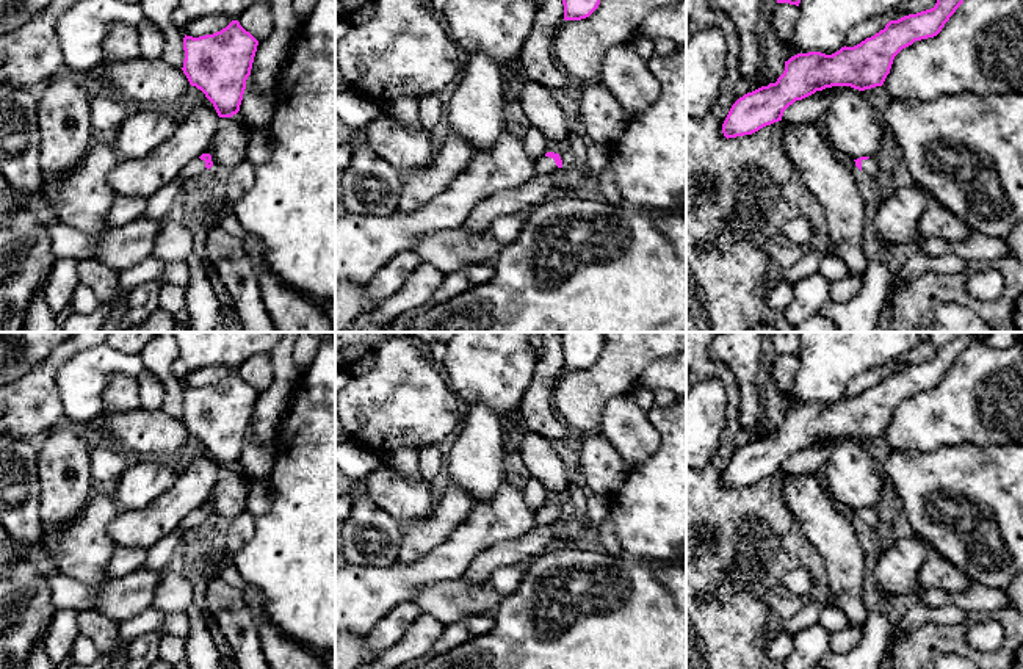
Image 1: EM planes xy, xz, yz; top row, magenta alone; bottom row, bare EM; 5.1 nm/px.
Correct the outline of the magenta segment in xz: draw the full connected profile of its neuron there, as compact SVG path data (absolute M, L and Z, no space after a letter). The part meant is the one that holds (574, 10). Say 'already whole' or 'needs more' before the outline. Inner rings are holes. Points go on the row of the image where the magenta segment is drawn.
already whole | M562 0L564 20L581 20L589 17L600 5L600 0Z

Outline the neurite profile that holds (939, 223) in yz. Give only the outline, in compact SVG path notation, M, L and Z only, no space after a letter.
M929 199L918 219L916 235L942 241L963 241L971 235L971 229L935 199Z

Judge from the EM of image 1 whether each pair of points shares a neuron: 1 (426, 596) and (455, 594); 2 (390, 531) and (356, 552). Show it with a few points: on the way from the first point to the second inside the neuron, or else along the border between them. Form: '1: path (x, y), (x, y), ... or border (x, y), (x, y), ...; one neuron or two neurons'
1: path (433, 596), (448, 596); one neuron
2: path (383, 533), (364, 544); one neuron

